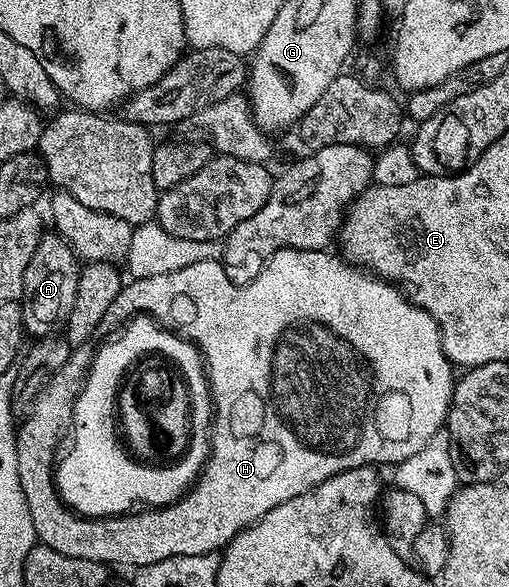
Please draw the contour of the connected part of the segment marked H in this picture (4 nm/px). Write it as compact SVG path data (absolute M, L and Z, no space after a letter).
M289 249L277 251L270 258L269 264L262 268L262 273L255 277L253 283L230 282L223 268L216 265L215 260L209 259L208 261L196 261L196 265L192 265L188 269L176 269L174 275L144 277L140 281L130 281L125 284L124 290L118 294L118 299L112 301L108 313L104 313L101 330L103 332L117 332L120 325L127 322L128 317L156 317L157 322L164 325L168 331L175 332L183 339L190 340L198 348L205 362L210 393L213 395L210 455L207 457L206 466L199 475L197 482L177 502L93 521L87 521L81 515L72 513L63 504L62 498L55 488L56 454L54 455L54 443L61 441L62 427L69 428L71 426L71 411L73 411L74 403L81 393L82 384L89 373L90 363L93 361L95 354L95 348L90 345L73 348L68 361L64 361L62 370L54 374L54 378L38 394L36 402L29 408L28 416L30 415L30 419L24 420L23 423L21 420L20 434L16 439L18 444L18 468L22 474L24 501L28 501L30 506L32 525L38 531L38 543L41 546L54 547L56 553L64 553L72 557L80 557L84 561L96 561L107 565L113 565L113 563L141 565L152 561L164 561L166 555L208 553L215 549L225 548L226 544L235 539L246 526L255 523L261 515L268 513L271 507L280 505L285 499L300 497L302 491L312 489L320 481L328 481L328 477L332 477L349 467L373 467L383 465L382 463L390 463L389 465L403 463L408 457L420 453L420 449L424 449L424 445L428 445L428 441L432 441L432 437L439 434L440 428L446 421L446 412L450 410L450 402L456 382L456 371L448 362L444 353L436 321L423 307L411 302L395 284L383 281L357 265L351 265L341 257L333 259L329 255L330 253L326 249L321 251L291 251Z

